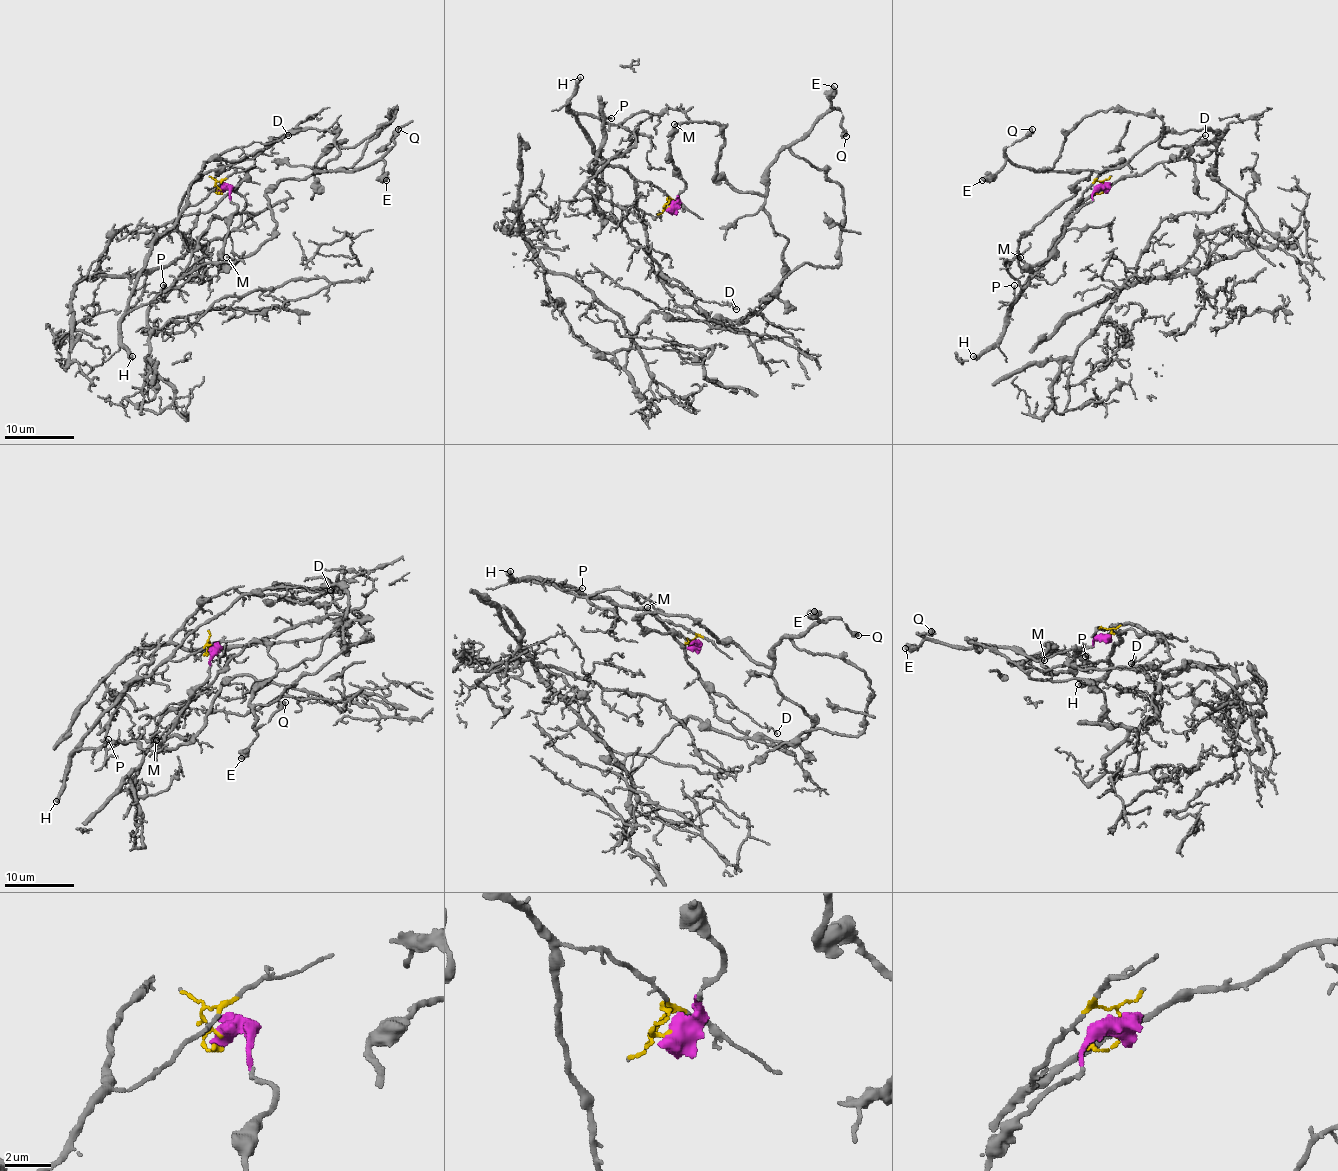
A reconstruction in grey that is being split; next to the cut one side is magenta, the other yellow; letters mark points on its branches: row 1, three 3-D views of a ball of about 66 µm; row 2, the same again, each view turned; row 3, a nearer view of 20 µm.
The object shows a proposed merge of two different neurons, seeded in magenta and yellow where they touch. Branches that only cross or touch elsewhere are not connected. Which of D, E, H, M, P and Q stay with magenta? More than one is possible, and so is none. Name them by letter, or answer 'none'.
E, M, Q

